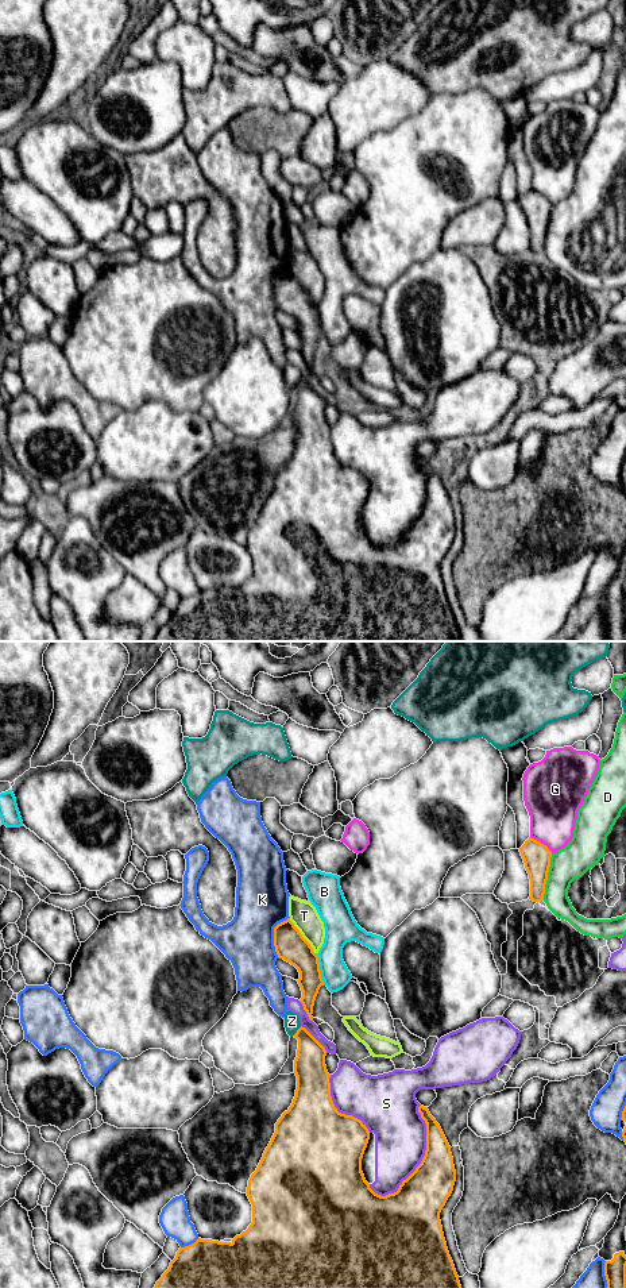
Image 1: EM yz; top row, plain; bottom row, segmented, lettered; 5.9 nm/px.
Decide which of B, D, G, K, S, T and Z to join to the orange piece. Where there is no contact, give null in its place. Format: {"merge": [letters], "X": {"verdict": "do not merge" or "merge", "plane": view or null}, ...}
{"merge": ["B"], "B": {"verdict": "merge", "plane": "yz"}, "D": {"verdict": "do not merge", "plane": "yz"}, "G": {"verdict": "do not merge", "plane": "yz"}, "K": {"verdict": "do not merge", "plane": "yz"}, "S": {"verdict": "do not merge", "plane": "yz"}, "T": {"verdict": "do not merge", "plane": "yz"}, "Z": {"verdict": "do not merge", "plane": "yz"}}

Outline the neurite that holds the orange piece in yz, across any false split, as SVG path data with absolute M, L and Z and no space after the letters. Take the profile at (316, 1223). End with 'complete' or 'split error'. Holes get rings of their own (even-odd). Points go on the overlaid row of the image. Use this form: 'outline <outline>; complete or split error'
outline M302 1026L293 1037L298 1040L295 1096L275 1123L275 1133L248 1180L252 1223L231 1242L198 1238L179 1247L154 1288L461 1288L440 1220L456 1181L451 1146L440 1125L428 1107L418 1107L426 1123L425 1156L397 1192L375 1193L362 1172L368 1129L360 1119L335 1107L325 1048Z; complete

